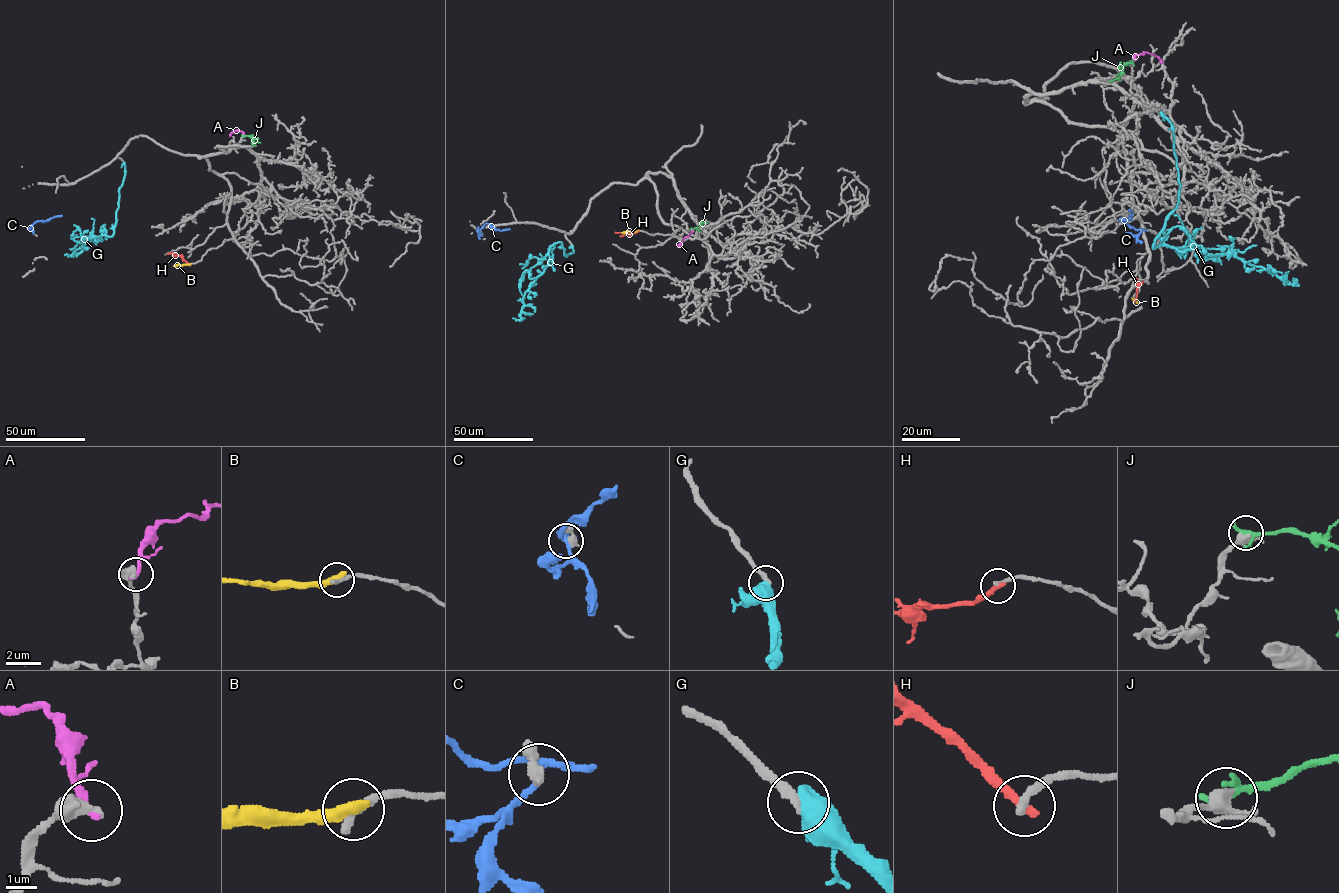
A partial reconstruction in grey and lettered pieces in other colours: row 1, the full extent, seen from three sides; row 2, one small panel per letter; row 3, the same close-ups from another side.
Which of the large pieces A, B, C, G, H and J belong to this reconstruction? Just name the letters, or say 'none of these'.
none of these

